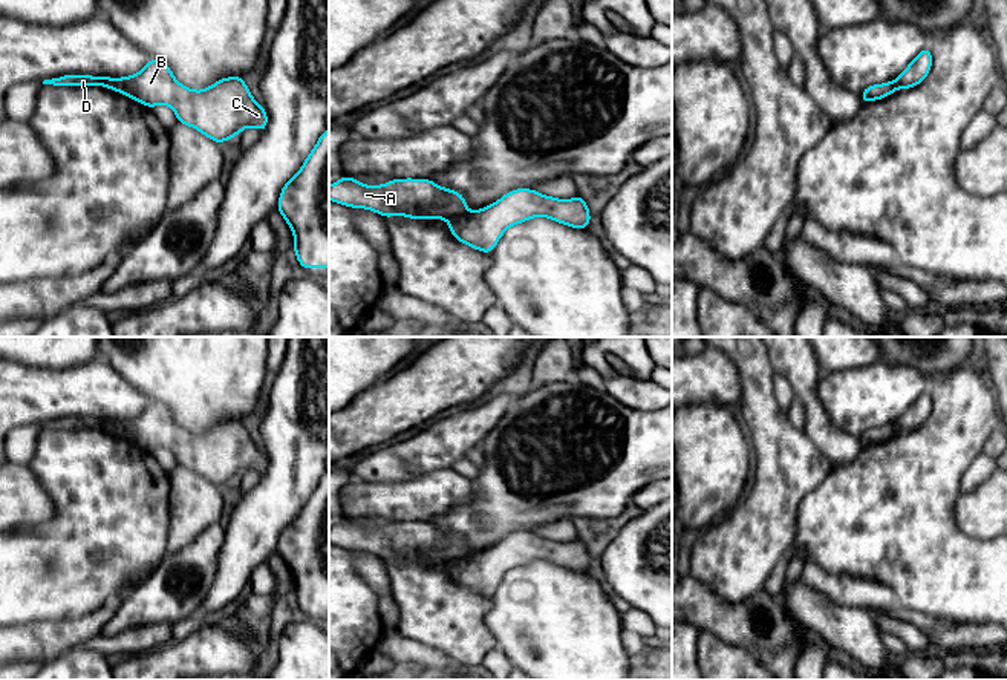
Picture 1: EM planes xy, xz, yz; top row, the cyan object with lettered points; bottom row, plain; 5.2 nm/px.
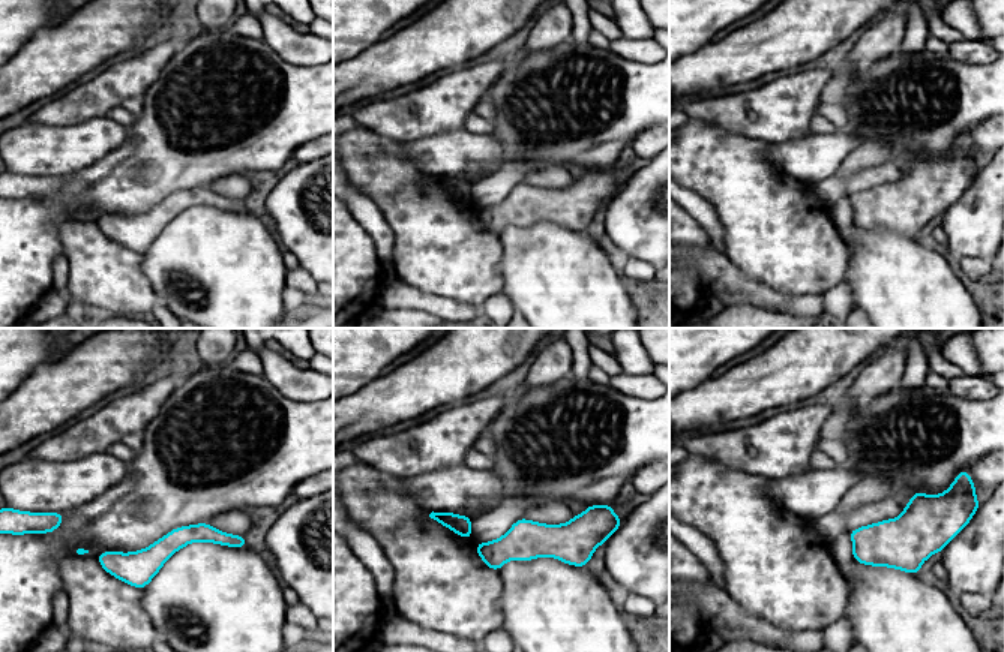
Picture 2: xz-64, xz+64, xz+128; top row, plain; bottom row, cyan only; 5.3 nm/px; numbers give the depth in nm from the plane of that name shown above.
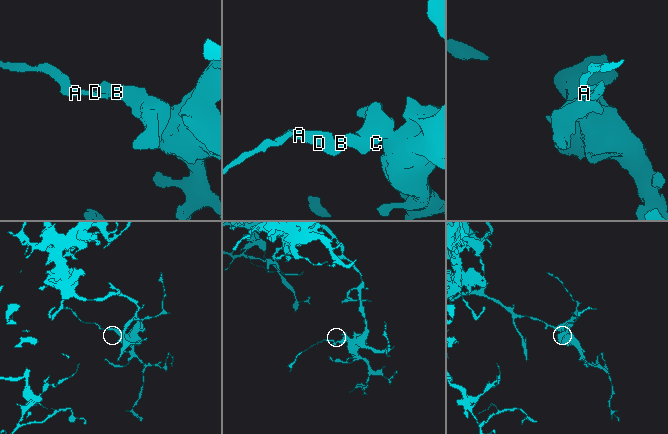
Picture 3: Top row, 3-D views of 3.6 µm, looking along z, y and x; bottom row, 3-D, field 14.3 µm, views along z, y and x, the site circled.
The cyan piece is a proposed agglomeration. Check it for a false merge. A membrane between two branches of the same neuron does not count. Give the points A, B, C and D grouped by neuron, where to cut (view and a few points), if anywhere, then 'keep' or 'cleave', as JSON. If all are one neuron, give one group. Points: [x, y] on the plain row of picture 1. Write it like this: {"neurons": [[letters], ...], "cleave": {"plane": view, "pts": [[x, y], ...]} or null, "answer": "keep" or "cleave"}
{"neurons": [["A", "D"], ["B", "C"]], "cleave": {"plane": "xz", "pts": [[467, 555], [449, 564]]}, "answer": "cleave"}

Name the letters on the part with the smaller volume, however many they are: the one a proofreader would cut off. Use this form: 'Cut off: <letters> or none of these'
Cut off: A, D

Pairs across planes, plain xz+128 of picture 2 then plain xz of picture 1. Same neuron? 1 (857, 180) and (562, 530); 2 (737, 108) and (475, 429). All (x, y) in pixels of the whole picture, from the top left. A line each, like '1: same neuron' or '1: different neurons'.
1: same neuron
2: same neuron

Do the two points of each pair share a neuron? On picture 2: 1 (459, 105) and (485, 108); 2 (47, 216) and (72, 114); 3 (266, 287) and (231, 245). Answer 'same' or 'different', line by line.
1: different
2: different
3: same

